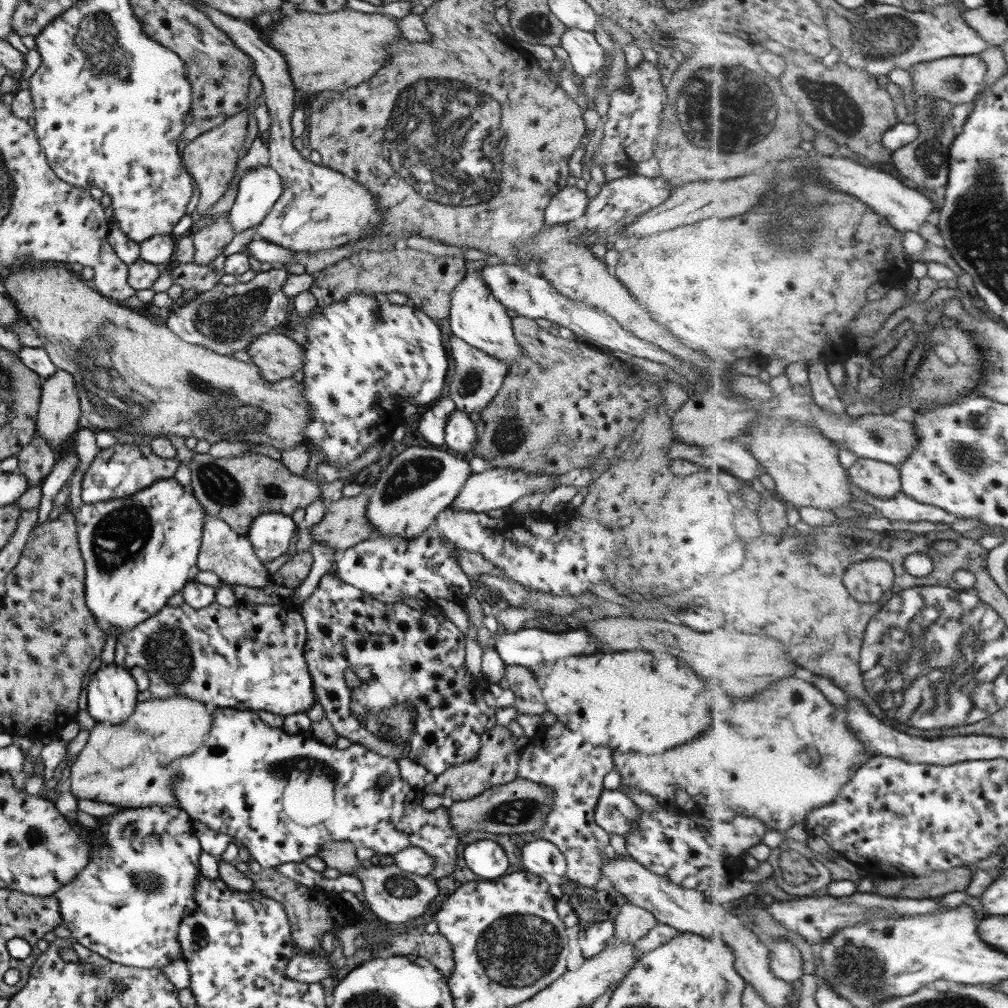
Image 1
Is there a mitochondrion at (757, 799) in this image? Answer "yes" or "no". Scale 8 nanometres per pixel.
no

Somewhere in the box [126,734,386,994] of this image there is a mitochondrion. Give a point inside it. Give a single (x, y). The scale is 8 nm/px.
(305, 769)

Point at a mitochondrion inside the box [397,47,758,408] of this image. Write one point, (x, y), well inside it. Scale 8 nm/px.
(472, 381)

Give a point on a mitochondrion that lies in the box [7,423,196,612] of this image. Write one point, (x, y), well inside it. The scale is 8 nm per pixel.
(121, 534)

